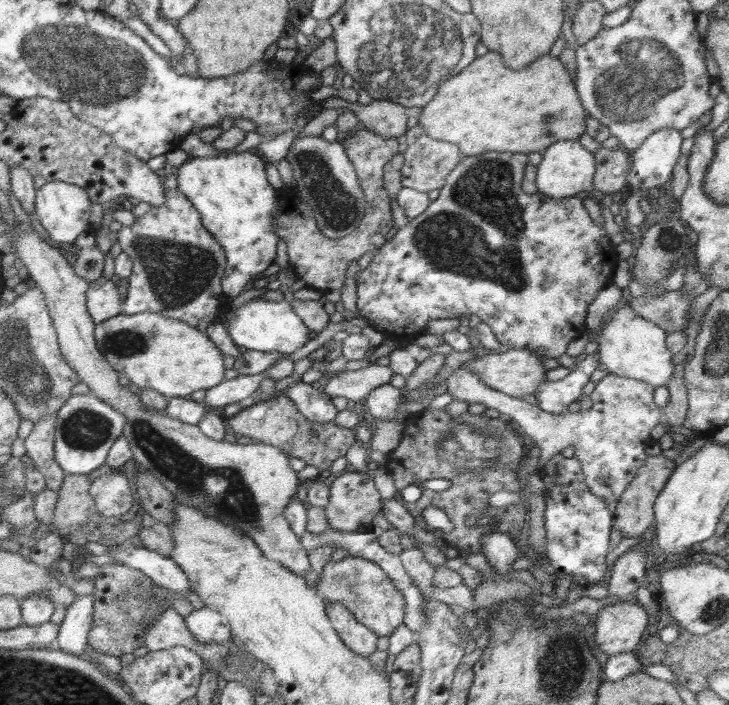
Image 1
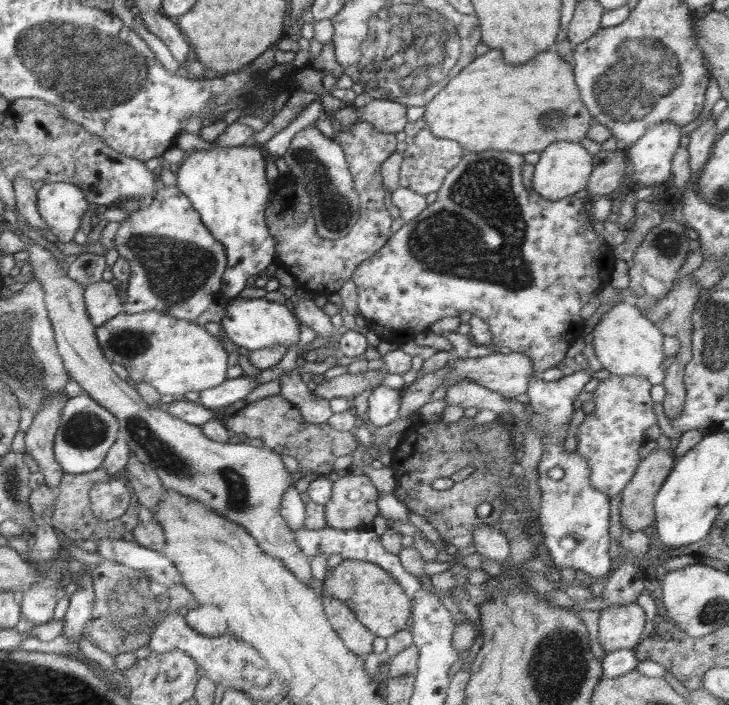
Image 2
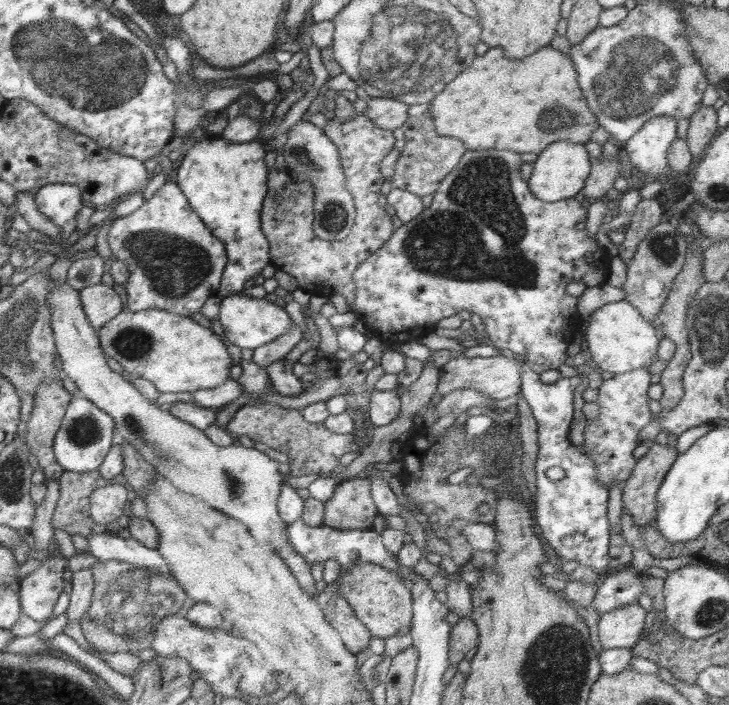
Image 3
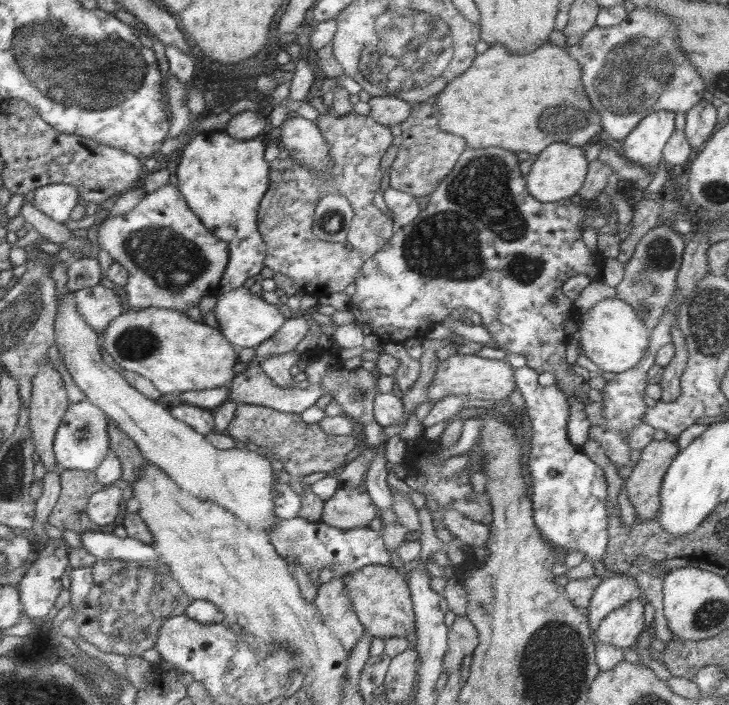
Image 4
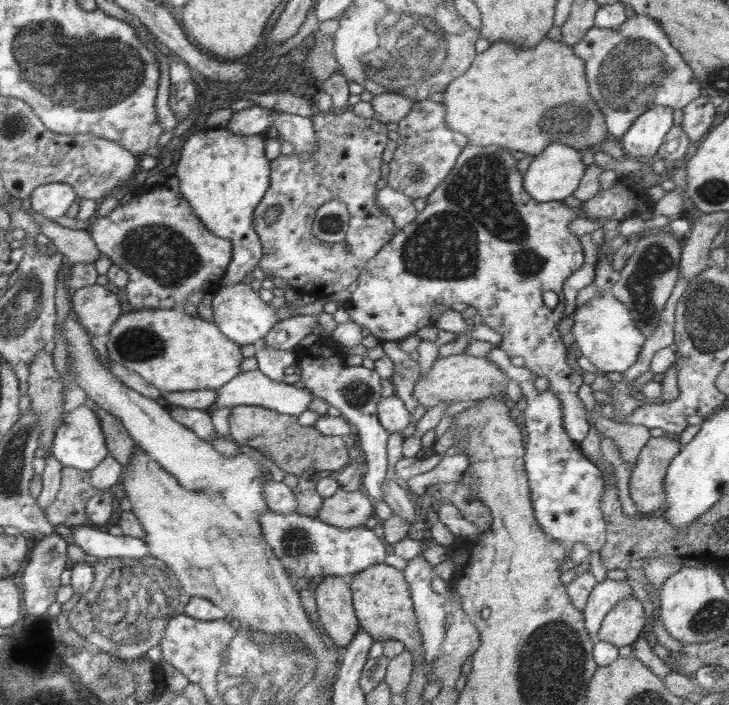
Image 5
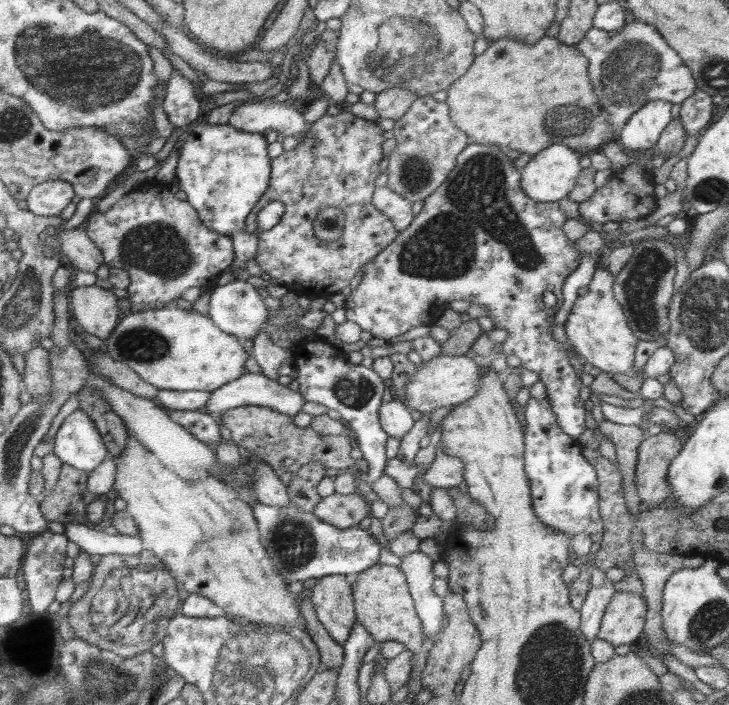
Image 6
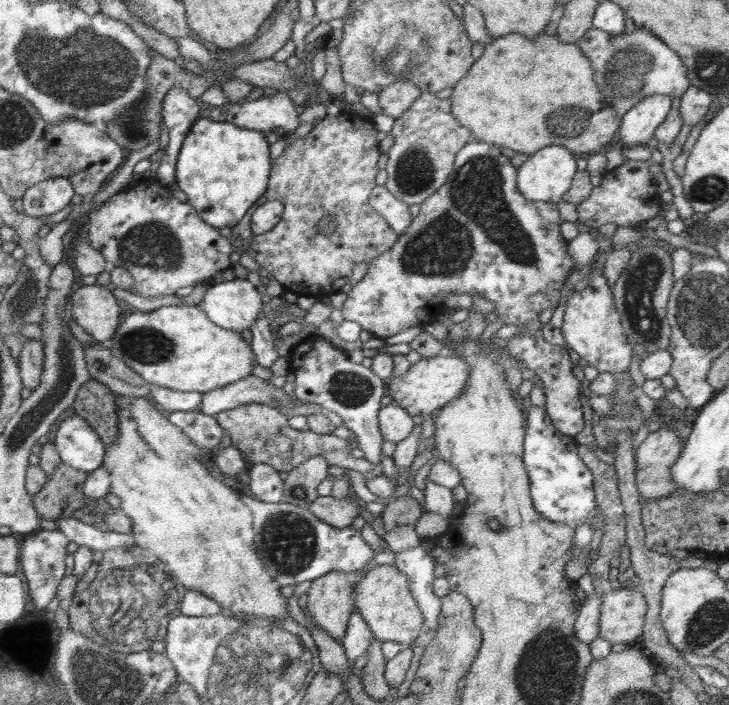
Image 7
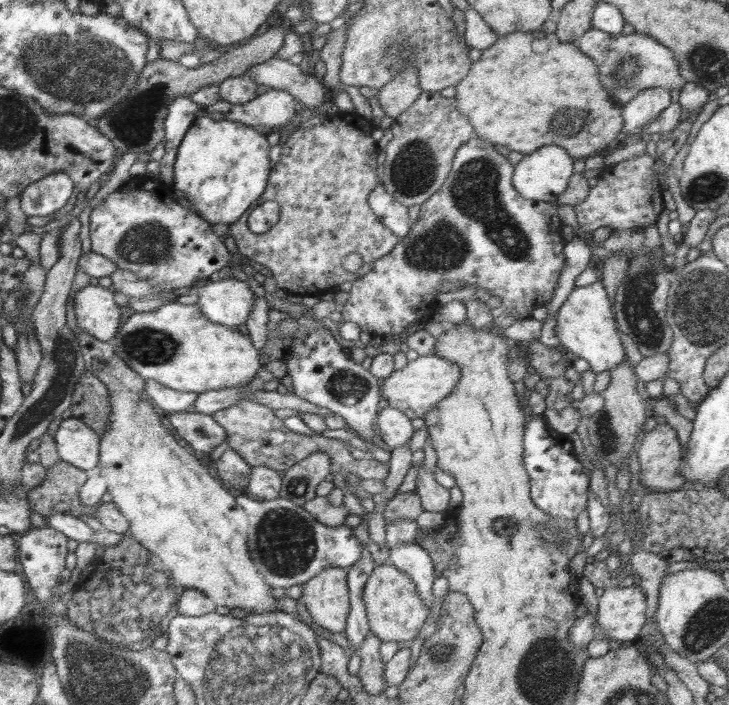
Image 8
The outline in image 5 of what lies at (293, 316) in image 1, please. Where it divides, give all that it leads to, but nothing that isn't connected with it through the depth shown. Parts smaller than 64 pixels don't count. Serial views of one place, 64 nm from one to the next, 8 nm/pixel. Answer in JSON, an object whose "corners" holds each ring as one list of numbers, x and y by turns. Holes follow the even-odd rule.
{"corners":[[240,283,226,286,214,292,212,299,213,322,230,340,234,340,240,347,246,344,259,344,276,324,279,318,277,311,270,302,260,299,258,292,248,284]]}

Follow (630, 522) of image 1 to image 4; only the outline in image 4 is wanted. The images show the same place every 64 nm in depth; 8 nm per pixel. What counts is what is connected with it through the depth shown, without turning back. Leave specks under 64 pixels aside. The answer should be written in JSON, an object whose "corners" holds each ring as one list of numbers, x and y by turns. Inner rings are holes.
{"corners":[[671,437,663,441,652,440,652,442,641,451,640,460,638,464,634,466,632,474,630,474,630,477,626,481,626,498,630,501,630,504,632,504,632,508,634,508,634,512,636,512,639,521,655,519,658,515,661,485,670,464,674,461,674,458,679,452,675,439]]}

